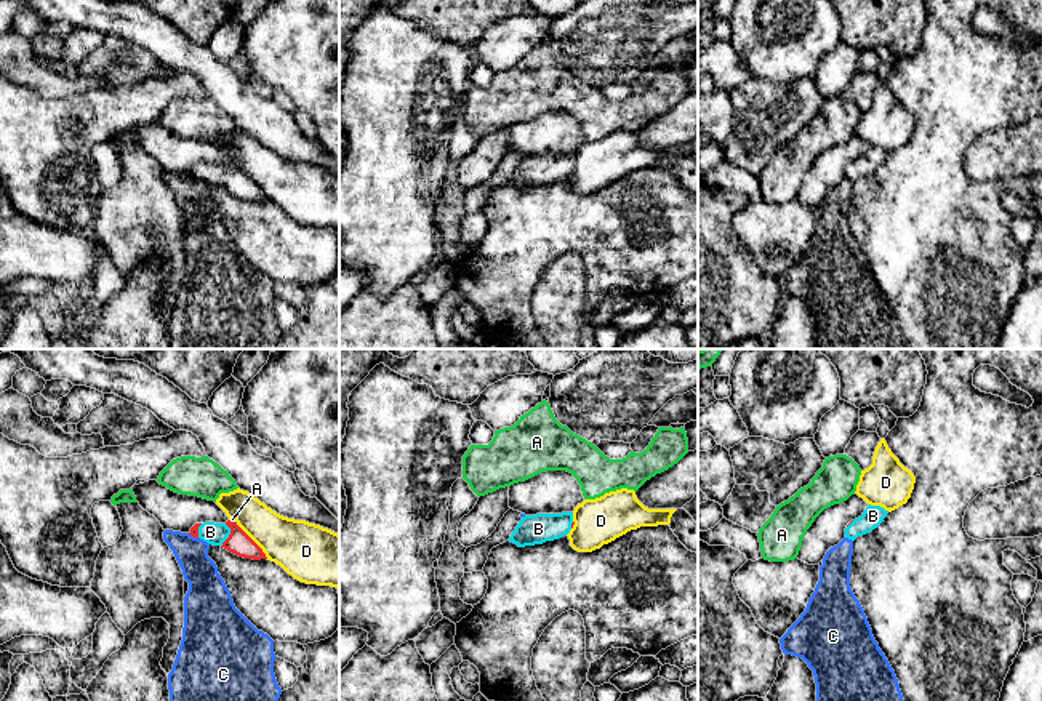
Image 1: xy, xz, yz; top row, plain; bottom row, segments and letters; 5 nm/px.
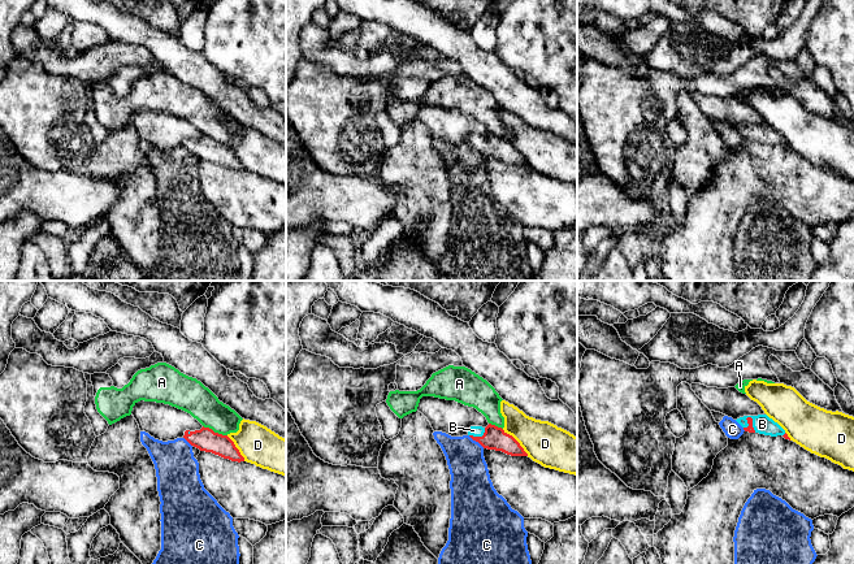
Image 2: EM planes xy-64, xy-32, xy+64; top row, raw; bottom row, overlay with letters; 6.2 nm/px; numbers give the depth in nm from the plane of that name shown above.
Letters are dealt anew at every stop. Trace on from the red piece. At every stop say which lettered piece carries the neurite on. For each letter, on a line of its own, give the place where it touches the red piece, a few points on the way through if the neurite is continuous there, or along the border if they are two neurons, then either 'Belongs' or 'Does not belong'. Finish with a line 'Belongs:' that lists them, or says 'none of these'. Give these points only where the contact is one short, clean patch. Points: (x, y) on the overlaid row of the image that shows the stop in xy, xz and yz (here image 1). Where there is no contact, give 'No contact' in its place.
A: Touches red at xy (232, 522). Boundary: xy (229, 520), (236, 524). Does not belong
B: Touches red at xy (229, 535). Path across: xy (239, 543), (229, 535), (213, 533). Belongs
C: Touches red at xy (194, 536). Boundary: xy (188, 533), (199, 540). Does not belong
D: Touches red at xy (253, 541). Does not belong
Belongs: B

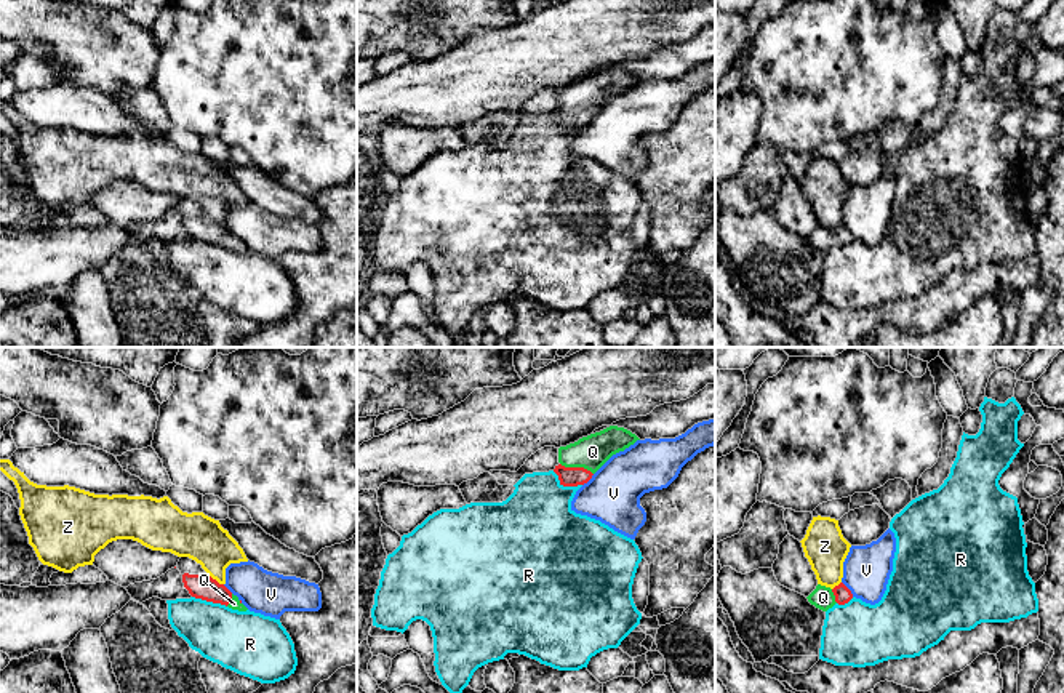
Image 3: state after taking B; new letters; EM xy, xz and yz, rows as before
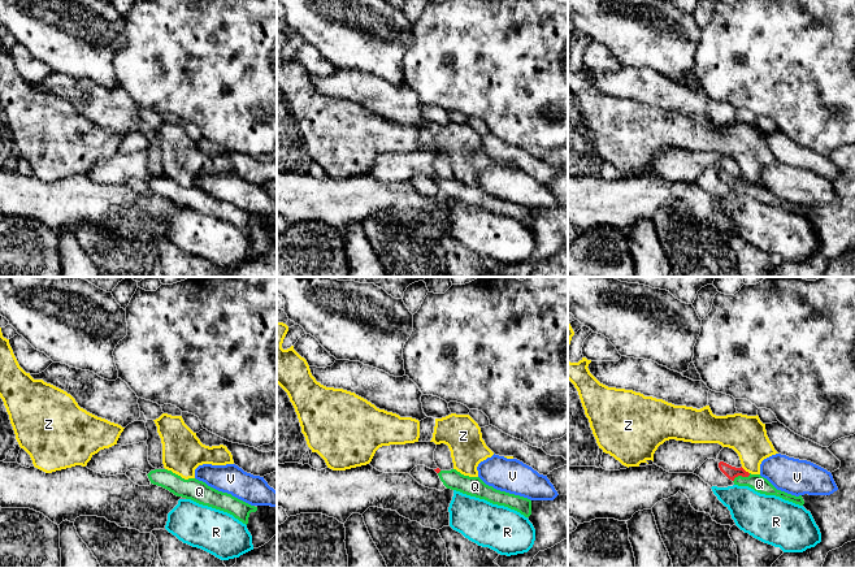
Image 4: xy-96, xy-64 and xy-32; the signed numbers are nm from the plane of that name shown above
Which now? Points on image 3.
Q: Touches red at xz (576, 468). Path across: xz (568, 476), (576, 468), (592, 452). Belongs
R: Touches red at xz (565, 485). Does not belong
V: Touches red at yz (848, 589). Does not belong
Z: Touches red at xy (215, 580). Boundary: xy (207, 572), (223, 584). Does not belong
Belongs: Q

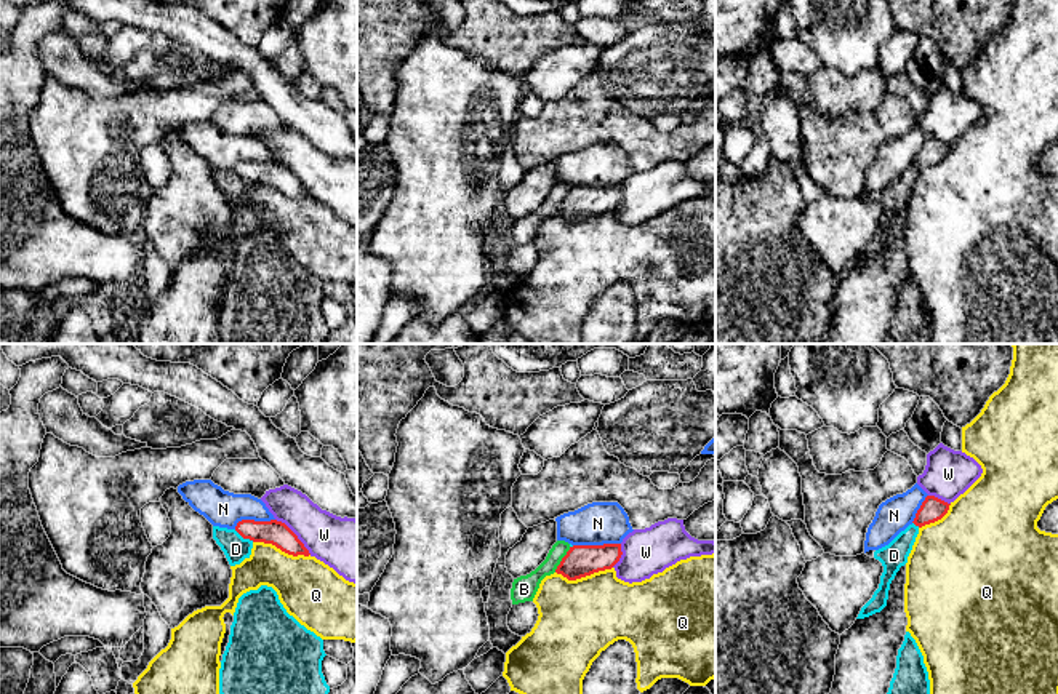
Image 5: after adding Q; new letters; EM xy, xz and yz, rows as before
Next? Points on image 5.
B: Touches red at xz (562, 560). Boundary: xz (570, 547), (554, 571). Does not belong
D: Touches red at xy (244, 538). Boundary: xy (234, 530), (253, 541). Does not belong
N: Touches red at xz (596, 546). Does not belong
Q: Touches red at xy (282, 550). Does not belong
W: Touches red at xy (295, 534). Does not belong
Belongs: none of these

